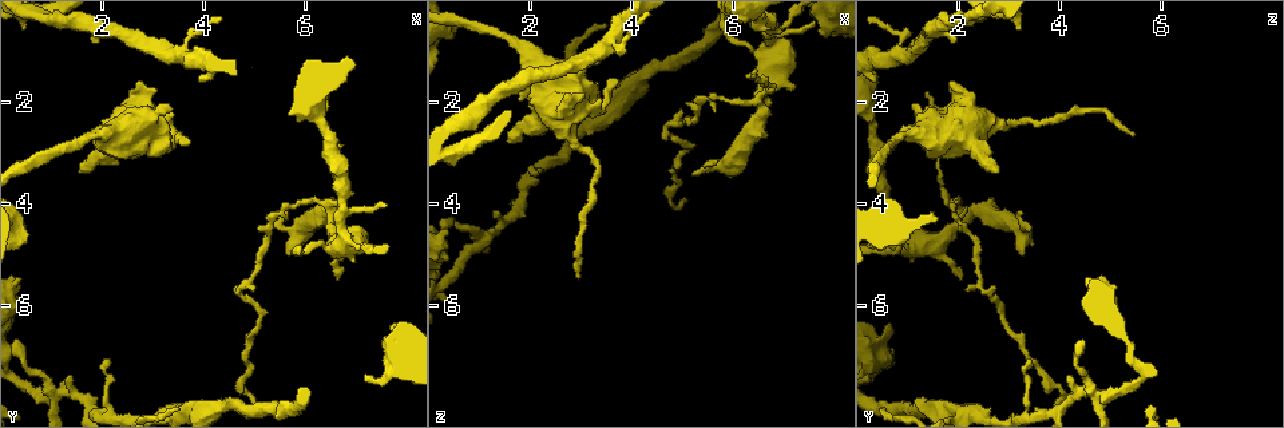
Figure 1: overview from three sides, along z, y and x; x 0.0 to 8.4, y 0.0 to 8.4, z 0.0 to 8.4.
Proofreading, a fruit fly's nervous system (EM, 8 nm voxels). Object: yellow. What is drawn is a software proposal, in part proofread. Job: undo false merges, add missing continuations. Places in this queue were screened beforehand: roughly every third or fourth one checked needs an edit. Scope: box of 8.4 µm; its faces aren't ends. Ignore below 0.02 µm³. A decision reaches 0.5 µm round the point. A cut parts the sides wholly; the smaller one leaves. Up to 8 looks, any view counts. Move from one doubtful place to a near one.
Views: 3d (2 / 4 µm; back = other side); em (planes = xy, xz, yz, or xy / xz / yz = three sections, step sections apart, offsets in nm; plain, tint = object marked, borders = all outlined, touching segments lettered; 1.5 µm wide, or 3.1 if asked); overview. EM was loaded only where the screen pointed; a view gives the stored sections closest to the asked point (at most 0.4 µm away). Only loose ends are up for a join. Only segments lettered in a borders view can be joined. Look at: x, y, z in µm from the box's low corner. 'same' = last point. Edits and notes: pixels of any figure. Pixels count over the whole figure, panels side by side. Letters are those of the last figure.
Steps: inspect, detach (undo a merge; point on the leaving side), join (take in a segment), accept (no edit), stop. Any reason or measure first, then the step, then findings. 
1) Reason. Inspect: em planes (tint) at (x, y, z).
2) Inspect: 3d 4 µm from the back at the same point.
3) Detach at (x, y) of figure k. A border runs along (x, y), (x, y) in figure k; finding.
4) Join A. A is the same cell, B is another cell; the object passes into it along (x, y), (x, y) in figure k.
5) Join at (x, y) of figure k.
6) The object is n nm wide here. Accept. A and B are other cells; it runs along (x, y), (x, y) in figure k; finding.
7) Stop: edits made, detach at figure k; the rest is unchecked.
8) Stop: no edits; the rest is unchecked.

Thick end. Inspect: em xz step 8 (tint) at (3.35, 2.15, 1.15).

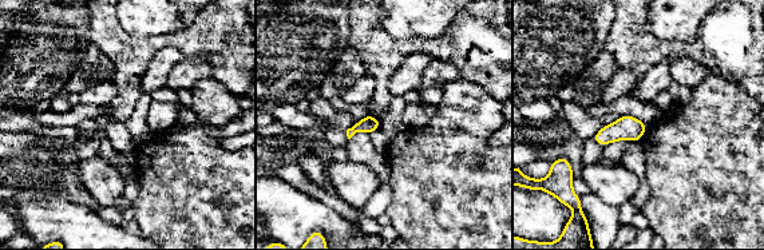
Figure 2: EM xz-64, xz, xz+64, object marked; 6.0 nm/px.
Inspect: em planes (borders) at the same point.

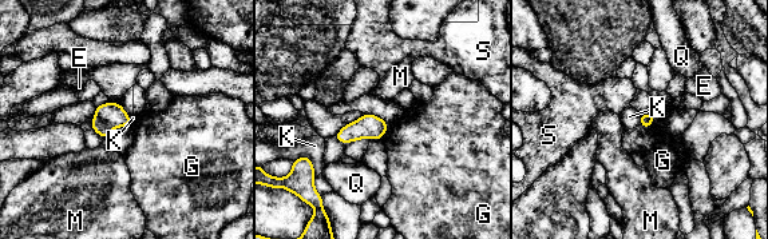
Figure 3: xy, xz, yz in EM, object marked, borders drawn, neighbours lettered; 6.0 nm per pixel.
Accept. E, G, K, M, Q and S are other cells; a border runs along (299, 156), (309, 158), (316, 176) in figure 3; no lettered segment goes on from it.

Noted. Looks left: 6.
Thick end. Inspect: em xy step 8 (tint) at (1.55, 3.35, 2.80).

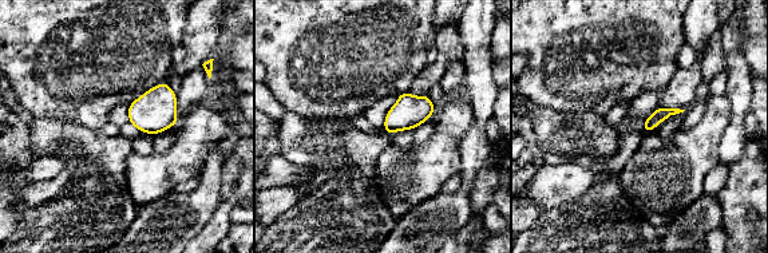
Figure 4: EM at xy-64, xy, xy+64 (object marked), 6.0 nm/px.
Cut it another way. Inspect: em planes (borders) at the same point.

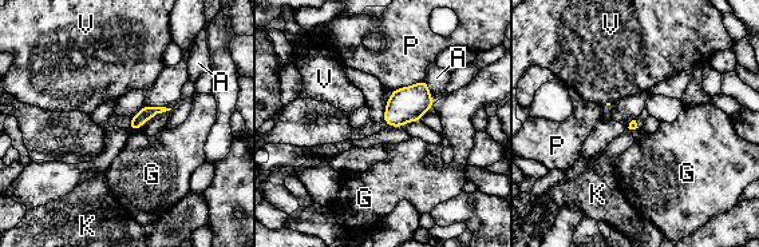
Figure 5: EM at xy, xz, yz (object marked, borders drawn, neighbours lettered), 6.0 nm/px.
Accept. A, G, K, P and V are other cells; none of them fits.

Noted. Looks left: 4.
Inspect: 3d 4 µm at (4.65, 5.75, 2.60).

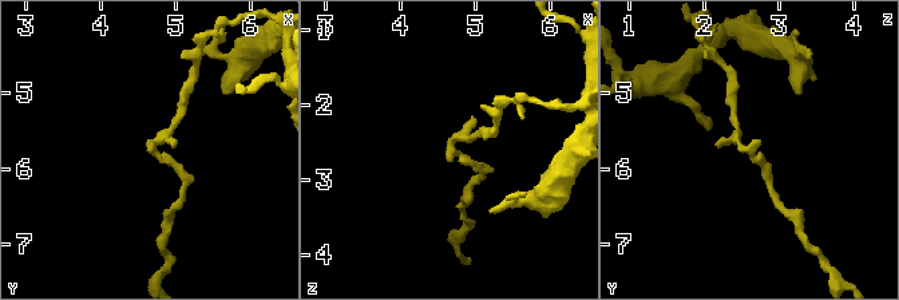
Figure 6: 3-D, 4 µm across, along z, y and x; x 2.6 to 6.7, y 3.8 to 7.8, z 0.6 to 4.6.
Inspect: em planes (tint) at (4.70, 5.70, 2.55).

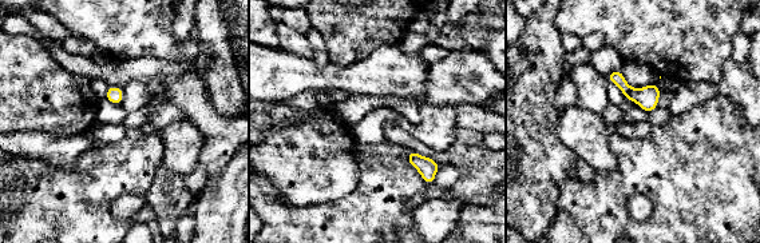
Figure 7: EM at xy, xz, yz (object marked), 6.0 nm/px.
Inspect: em planes (borders) at the same point.

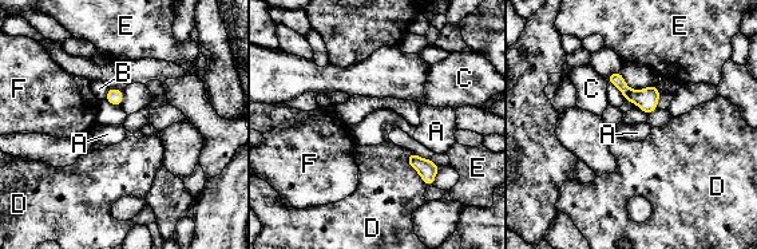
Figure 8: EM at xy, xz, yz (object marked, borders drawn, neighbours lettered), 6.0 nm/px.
The object is 100 nm wide here. Accept. A, B, C, D, E and F are other cells; a border runs along (109, 89), (103, 98) in figure 8; all the same cell.

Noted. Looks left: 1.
Stop: no edits; the rest is unchecked.

